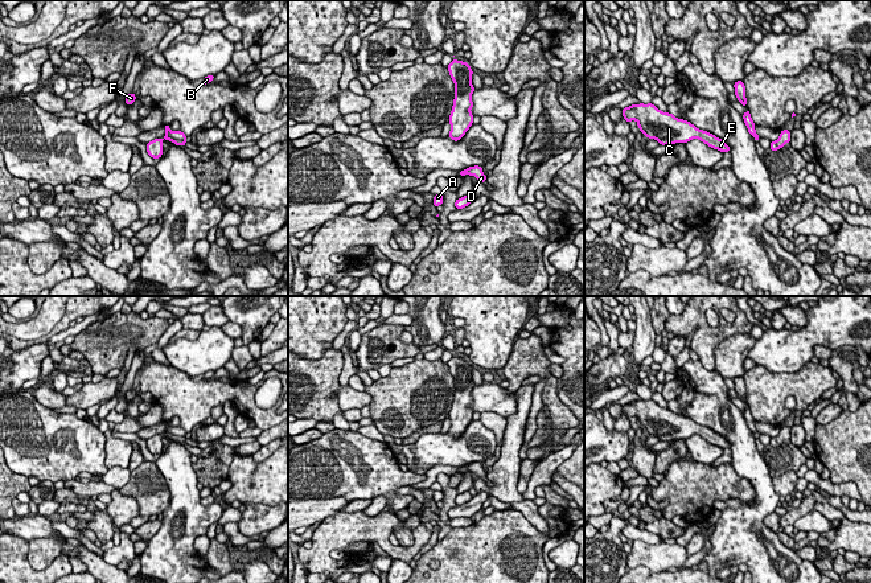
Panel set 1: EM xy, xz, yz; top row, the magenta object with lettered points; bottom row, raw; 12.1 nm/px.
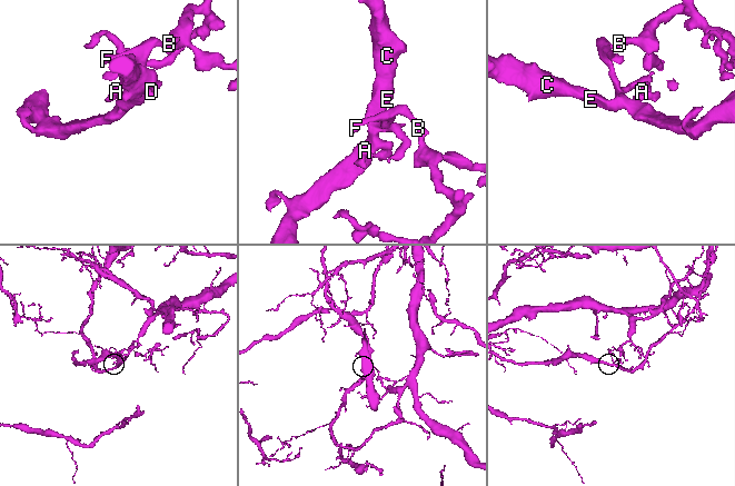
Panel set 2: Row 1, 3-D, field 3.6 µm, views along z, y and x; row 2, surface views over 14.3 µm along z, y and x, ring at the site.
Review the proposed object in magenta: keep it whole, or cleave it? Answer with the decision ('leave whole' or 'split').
split

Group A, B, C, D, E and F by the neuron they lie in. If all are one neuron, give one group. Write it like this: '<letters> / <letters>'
A C E / B D F

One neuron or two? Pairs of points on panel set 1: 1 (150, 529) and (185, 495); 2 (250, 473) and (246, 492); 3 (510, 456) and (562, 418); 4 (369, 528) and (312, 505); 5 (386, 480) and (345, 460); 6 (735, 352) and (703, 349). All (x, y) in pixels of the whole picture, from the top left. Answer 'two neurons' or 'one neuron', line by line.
1: two neurons
2: one neuron
3: two neurons
4: two neurons
5: one neuron
6: two neurons

